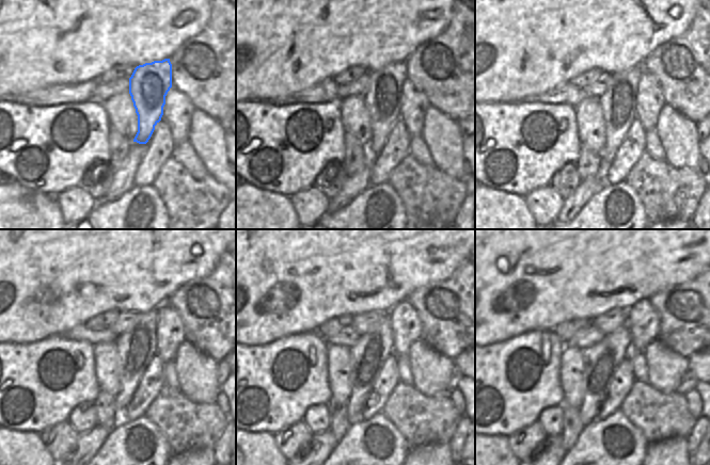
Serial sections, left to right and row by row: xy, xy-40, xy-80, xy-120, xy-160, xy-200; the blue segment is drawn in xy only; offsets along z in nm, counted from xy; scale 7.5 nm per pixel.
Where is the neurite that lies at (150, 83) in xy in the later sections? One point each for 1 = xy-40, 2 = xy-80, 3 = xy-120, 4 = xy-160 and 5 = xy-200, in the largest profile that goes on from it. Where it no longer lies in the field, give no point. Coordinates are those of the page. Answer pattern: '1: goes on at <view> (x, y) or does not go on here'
1: goes on at xy-40 (382, 99)
2: goes on at xy-80 (618, 102)
3: goes on at xy-120 (135, 349)
4: goes on at xy-160 (367, 355)
5: goes on at xy-200 (601, 361)

